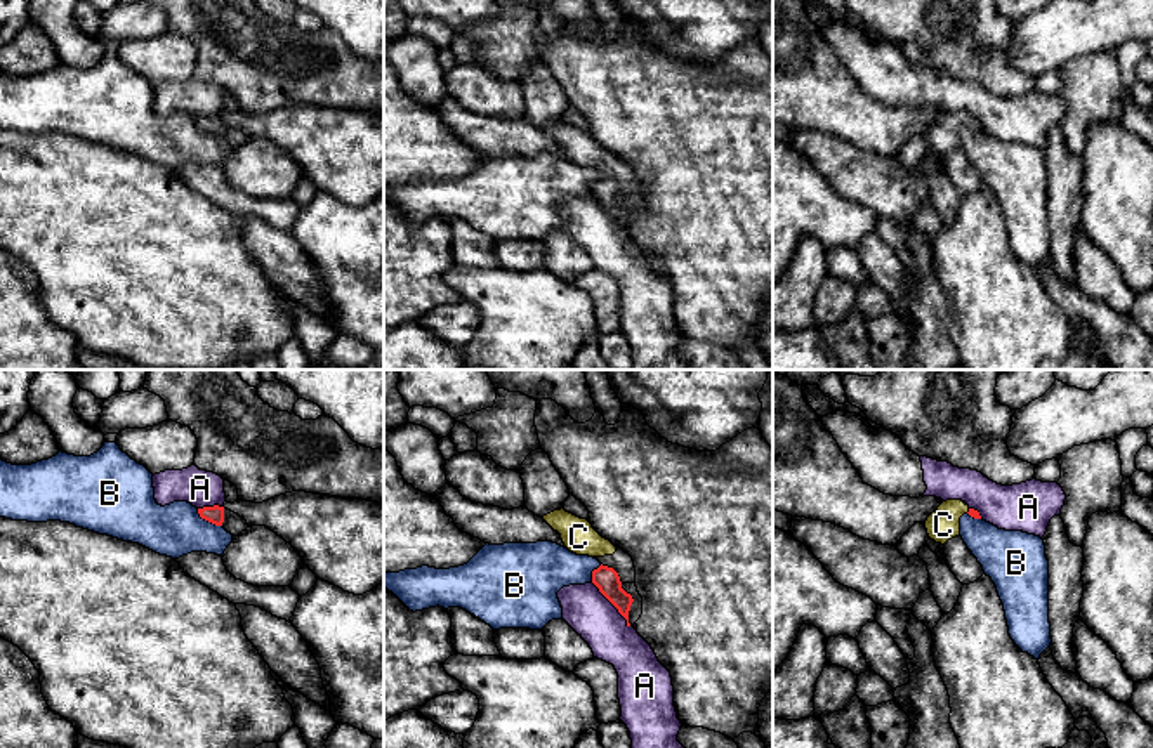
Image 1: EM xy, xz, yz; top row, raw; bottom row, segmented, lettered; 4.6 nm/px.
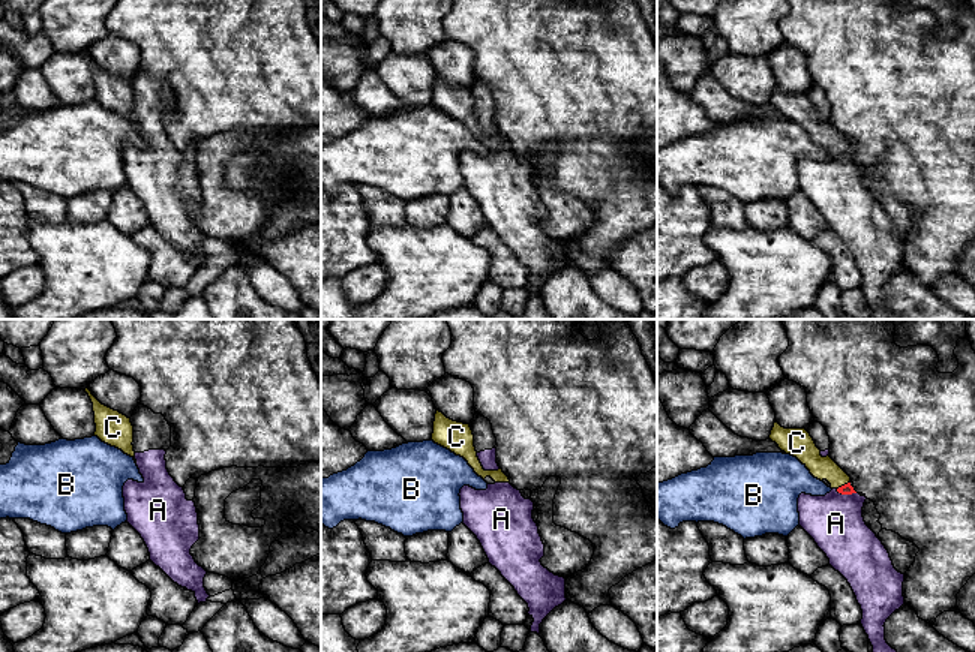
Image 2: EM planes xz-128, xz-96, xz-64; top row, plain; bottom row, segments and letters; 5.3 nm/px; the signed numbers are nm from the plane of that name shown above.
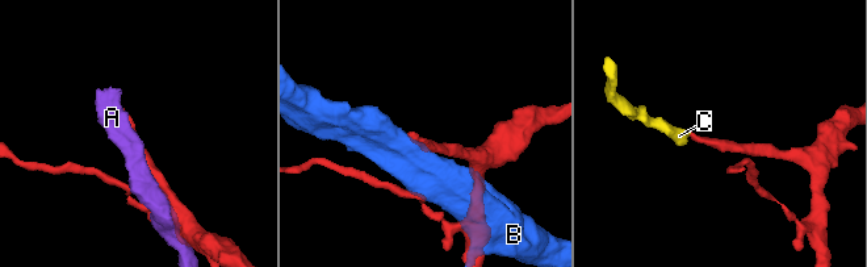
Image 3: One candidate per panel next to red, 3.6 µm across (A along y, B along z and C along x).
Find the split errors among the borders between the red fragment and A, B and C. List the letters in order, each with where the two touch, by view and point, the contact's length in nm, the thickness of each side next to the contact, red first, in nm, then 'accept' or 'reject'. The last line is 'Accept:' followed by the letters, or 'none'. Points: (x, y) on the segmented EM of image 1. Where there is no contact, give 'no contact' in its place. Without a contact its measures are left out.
A: xz (612, 603) | 280 nm | 110/220 nm | reject
B: xy (207, 519) | 150 nm | 80/240 nm | reject
C: yz (969, 511) | 30 nm | 40/150 nm | accept
Accept: C

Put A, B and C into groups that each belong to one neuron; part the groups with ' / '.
A / B / C

